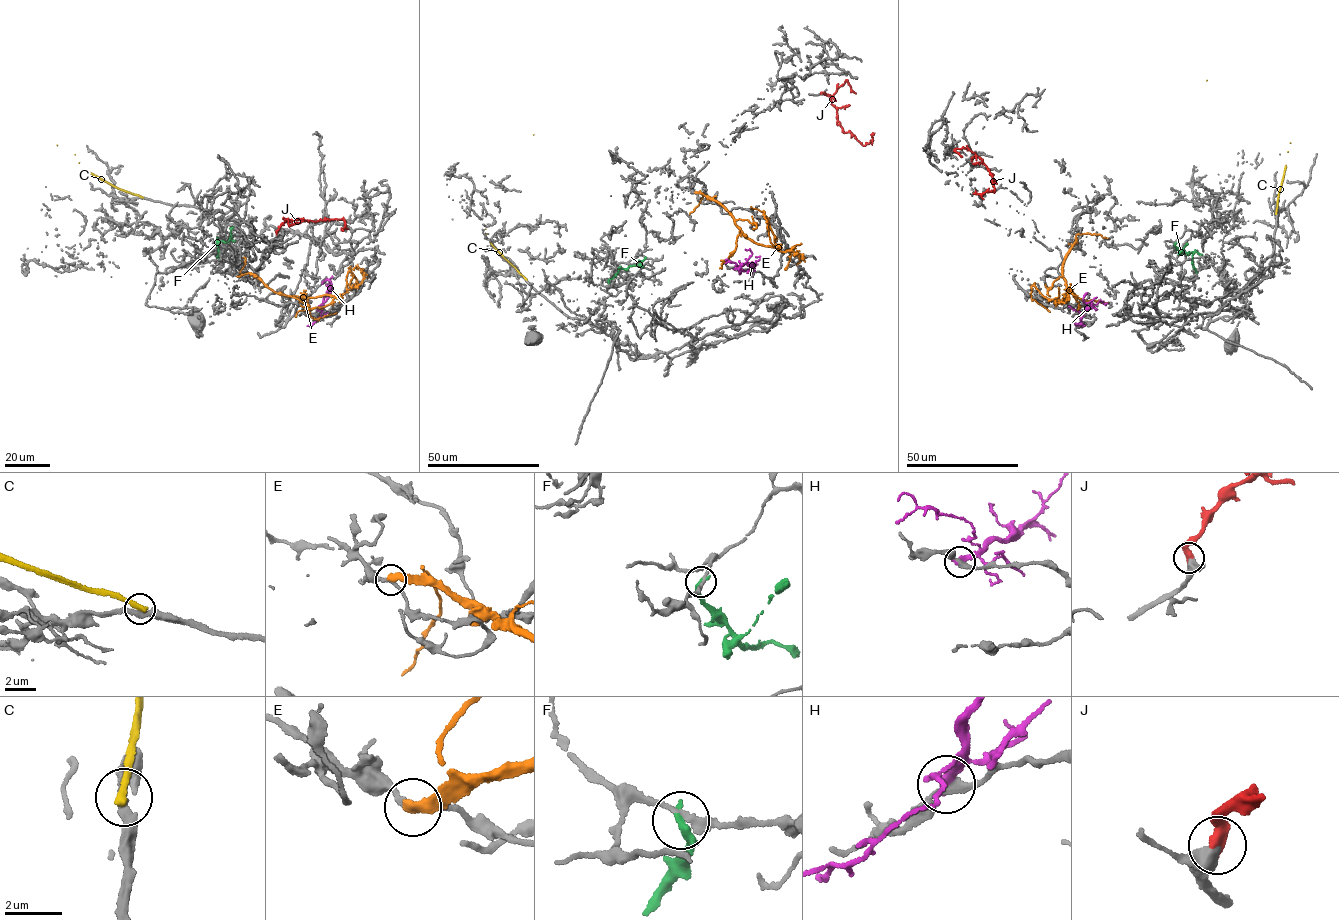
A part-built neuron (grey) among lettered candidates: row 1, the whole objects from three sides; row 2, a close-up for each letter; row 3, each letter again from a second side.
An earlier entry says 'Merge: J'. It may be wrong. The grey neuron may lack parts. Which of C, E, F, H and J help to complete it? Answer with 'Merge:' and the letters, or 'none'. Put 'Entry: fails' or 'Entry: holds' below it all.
Merge: J
Entry: holds

